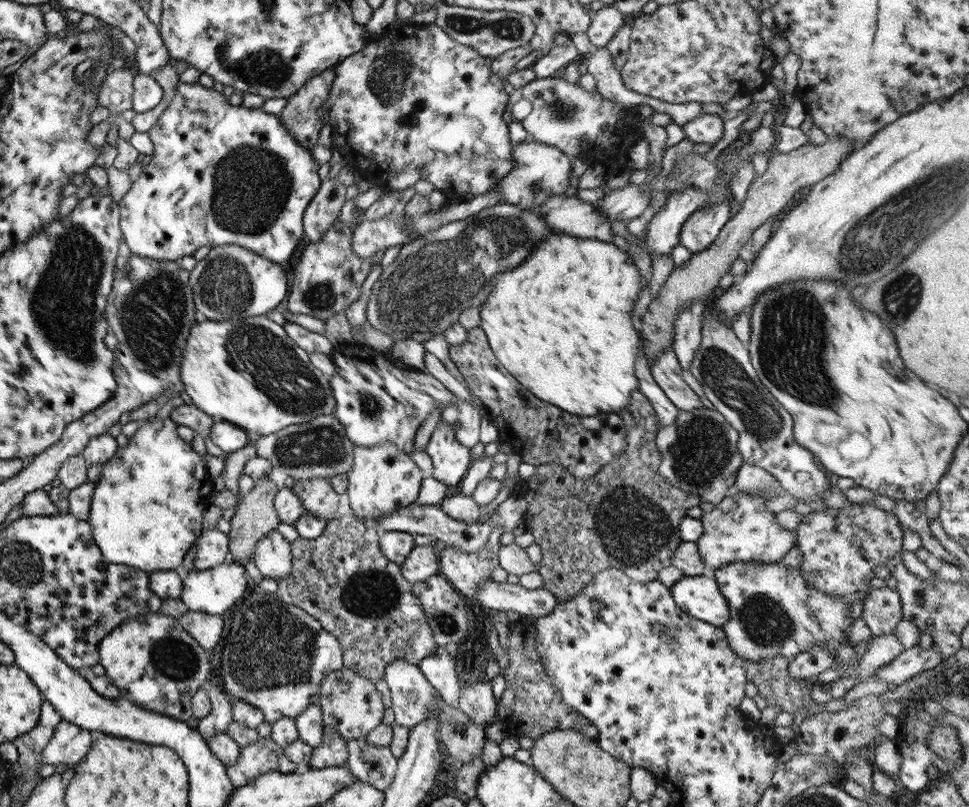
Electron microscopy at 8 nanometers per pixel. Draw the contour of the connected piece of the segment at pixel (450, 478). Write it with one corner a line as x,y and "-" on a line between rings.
439,421
430,434
424,451
433,464
432,478
455,491
472,464
469,449
454,437
453,426

